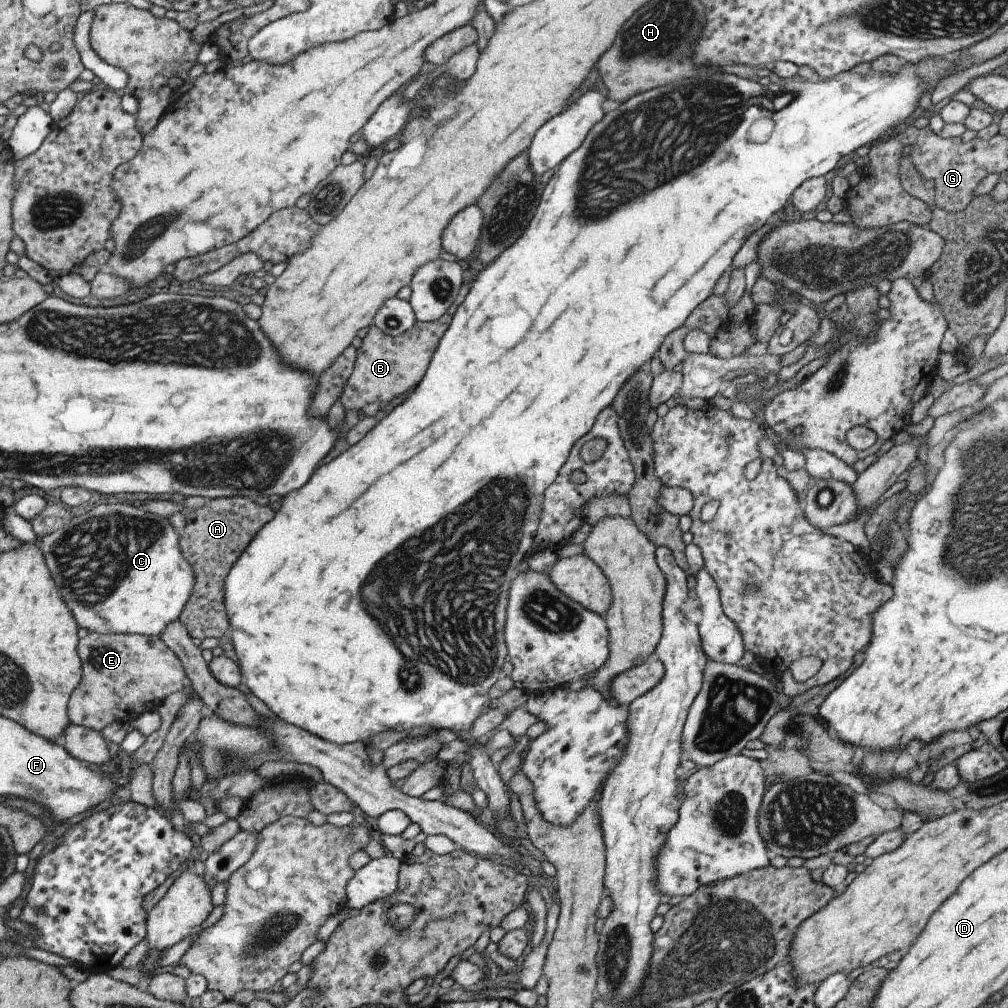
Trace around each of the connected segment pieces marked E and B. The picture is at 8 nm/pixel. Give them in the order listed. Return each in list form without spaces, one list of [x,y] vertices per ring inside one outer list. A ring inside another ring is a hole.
[[[88,633],[78,640],[76,652],[81,662],[81,678],[67,698],[67,720],[87,730],[103,730],[104,726],[111,726],[111,722],[131,723],[138,715],[155,711],[167,696],[182,690],[187,681],[181,662],[158,636]]]
[[[443,314],[434,322],[416,321],[407,332],[395,337],[382,334],[371,325],[355,352],[353,370],[339,396],[343,410],[361,413],[363,406],[371,402],[389,402],[391,398],[417,386],[451,318],[449,314]]]

